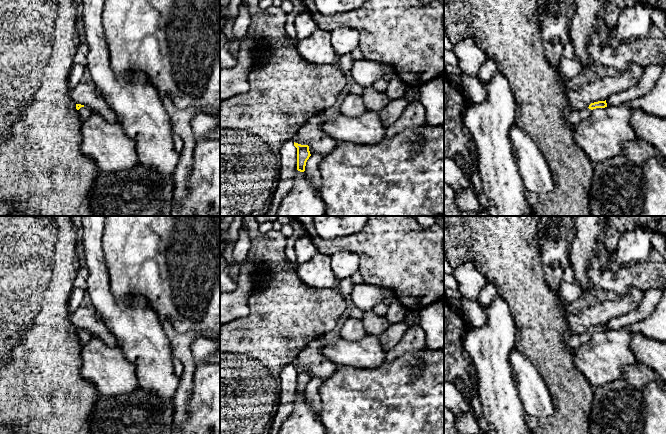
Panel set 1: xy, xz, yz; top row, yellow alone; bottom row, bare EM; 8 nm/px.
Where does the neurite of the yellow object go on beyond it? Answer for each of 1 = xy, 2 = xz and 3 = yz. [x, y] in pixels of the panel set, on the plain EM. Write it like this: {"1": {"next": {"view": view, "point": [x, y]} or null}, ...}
{"1": {"next": {"view": "xy", "point": [84, 336]}}, "2": {"next": null}, "3": {"next": {"view": "yz", "point": [576, 341]}}}

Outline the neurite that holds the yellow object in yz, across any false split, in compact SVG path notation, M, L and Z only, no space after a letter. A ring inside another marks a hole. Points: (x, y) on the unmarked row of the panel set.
M606 324L605 325L598 325L598 326L591 327L589 329L589 331L586 332L586 333L579 334L579 335L577 335L577 334L572 335L570 340L569 340L568 346L571 349L576 350L581 345L587 343L590 340L590 338L591 338L593 333L605 332L605 331L607 331Z

